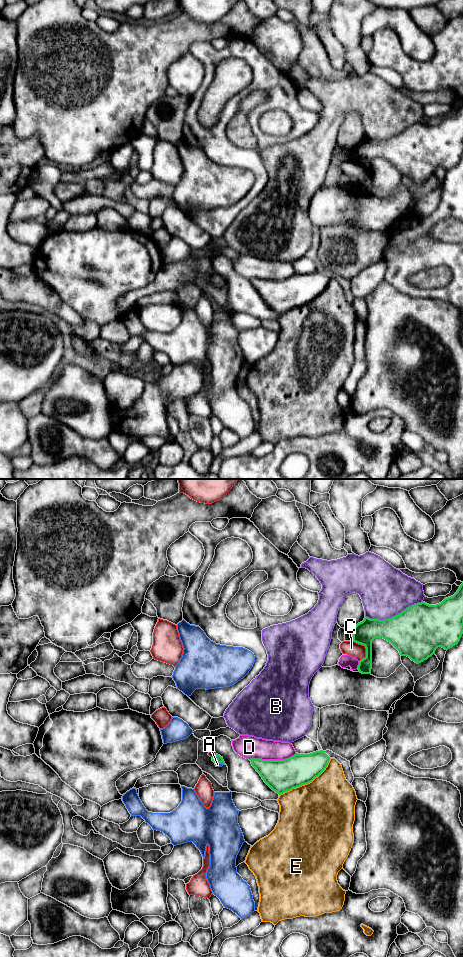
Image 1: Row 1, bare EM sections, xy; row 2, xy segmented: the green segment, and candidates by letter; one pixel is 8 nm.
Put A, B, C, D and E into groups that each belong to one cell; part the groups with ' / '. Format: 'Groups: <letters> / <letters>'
Groups: A / B / C / D / E

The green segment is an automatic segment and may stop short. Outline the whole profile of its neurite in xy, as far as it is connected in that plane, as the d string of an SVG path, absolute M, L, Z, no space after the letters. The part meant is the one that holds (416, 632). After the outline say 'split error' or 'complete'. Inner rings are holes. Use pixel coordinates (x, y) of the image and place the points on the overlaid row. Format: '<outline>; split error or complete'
M463 583L457 592L441 603L429 605L425 602L414 604L400 614L385 620L370 619L365 616L353 629L353 641L364 645L366 657L359 661L358 670L362 674L371 674L372 641L383 638L390 642L400 653L419 664L427 660L438 647L445 650L457 645L463 634Z; complete

